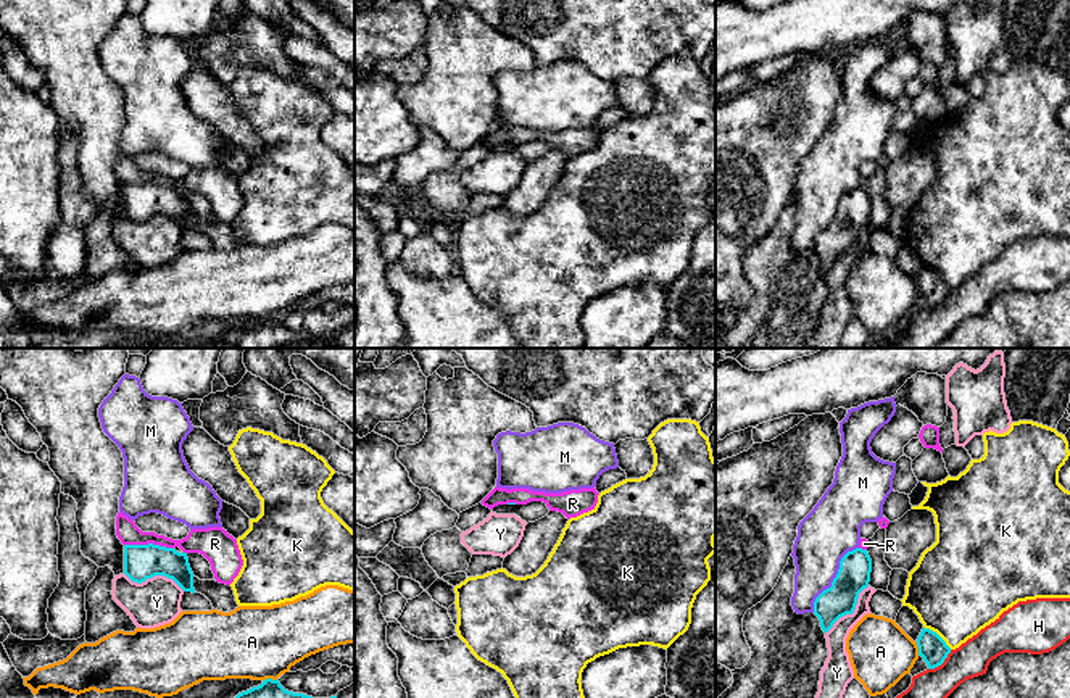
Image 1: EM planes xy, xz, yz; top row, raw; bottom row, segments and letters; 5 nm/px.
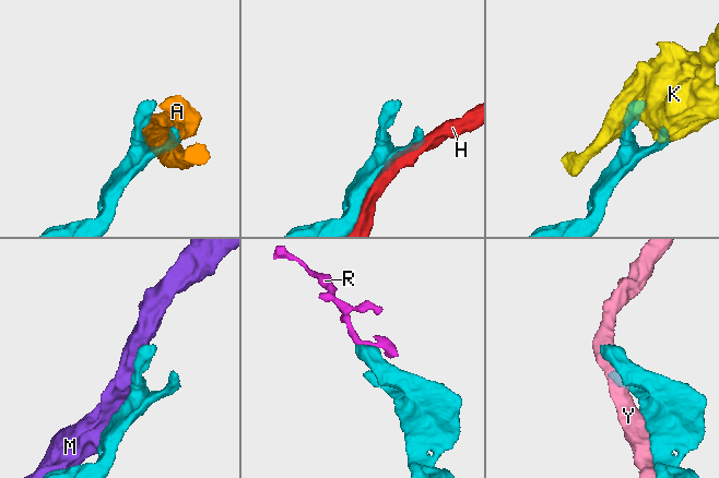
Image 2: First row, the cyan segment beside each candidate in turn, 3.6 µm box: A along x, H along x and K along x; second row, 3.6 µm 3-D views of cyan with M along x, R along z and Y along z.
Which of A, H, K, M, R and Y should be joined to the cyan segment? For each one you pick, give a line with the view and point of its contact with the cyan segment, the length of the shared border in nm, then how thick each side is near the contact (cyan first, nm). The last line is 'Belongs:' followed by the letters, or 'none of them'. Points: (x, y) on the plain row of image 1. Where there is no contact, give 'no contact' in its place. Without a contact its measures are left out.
Belongs: none of them

